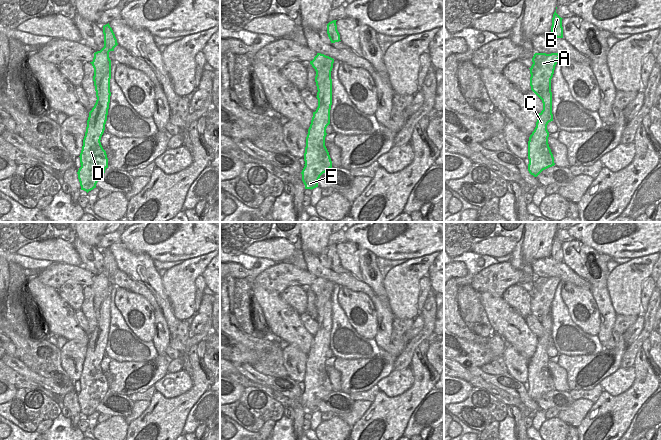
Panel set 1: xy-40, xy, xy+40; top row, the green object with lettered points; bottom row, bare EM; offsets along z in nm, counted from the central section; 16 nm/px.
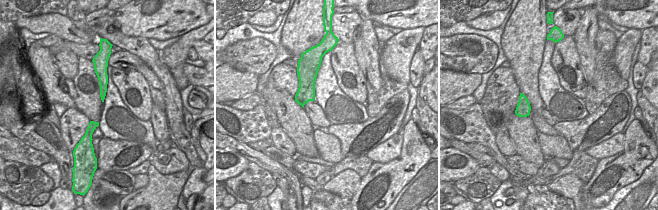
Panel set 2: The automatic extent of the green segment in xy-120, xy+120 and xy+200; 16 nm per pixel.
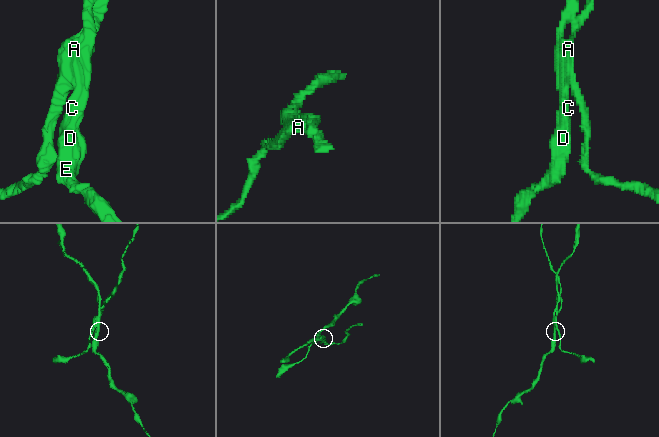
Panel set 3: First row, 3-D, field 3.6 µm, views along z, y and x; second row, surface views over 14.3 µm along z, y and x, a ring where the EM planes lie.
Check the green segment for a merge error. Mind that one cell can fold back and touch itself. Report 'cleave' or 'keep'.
cleave

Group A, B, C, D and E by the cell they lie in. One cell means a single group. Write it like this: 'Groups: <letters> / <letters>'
Groups: A / B C D E

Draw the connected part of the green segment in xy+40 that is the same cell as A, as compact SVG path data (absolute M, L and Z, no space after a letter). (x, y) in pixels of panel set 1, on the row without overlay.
M535 277L530 293L531 314L542 323L543 318L549 313L555 290L560 282L558 277Z

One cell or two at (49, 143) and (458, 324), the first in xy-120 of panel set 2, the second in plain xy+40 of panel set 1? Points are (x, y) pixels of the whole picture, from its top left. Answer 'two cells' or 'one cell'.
one cell

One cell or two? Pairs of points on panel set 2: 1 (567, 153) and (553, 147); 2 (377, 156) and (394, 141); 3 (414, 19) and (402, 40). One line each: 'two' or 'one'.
1: one
2: one
3: two

